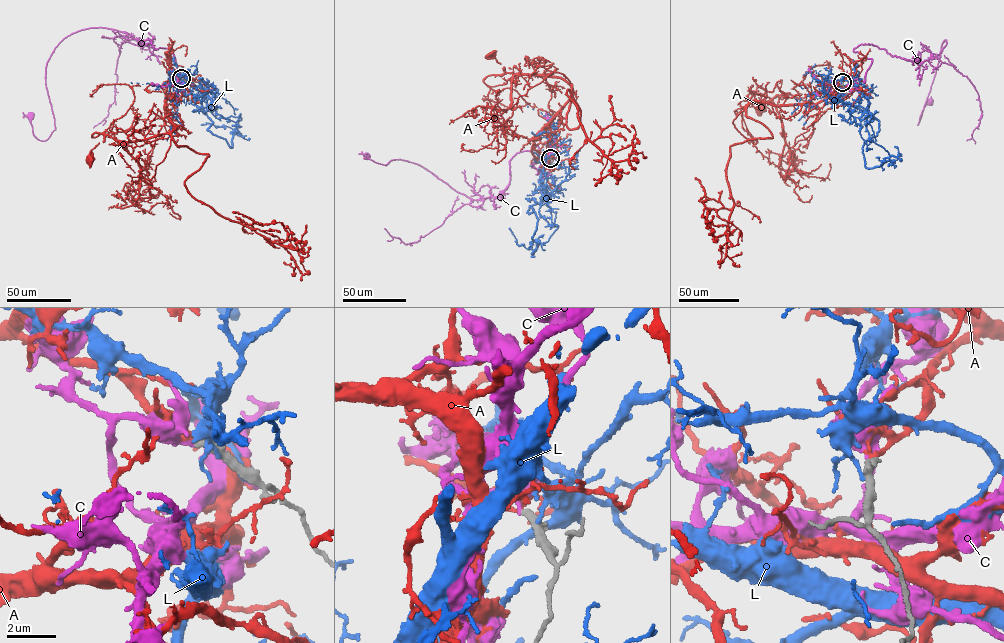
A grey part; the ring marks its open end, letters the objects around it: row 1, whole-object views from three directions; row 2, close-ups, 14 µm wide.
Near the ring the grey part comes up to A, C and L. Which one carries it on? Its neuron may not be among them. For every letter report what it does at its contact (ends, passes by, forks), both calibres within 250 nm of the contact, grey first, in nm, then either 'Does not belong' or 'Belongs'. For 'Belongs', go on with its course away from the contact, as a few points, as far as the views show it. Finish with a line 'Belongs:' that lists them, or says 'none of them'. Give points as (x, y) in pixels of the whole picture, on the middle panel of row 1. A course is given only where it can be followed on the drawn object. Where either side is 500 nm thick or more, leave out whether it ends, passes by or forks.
A: It passes by. Thickness 360 nm (grey) against 150 nm. Belongs. Its course: (550, 158), (535, 157), (531, 151), (533, 140), (570, 97), (572, 86), (554, 77), (506, 72), (491, 55)
C: It ends there. Thickness 360 nm (grey) against 300 nm. Does not belong
L: Thickness 500 nm (grey) against 110 nm. Does not belong
Belongs: A

